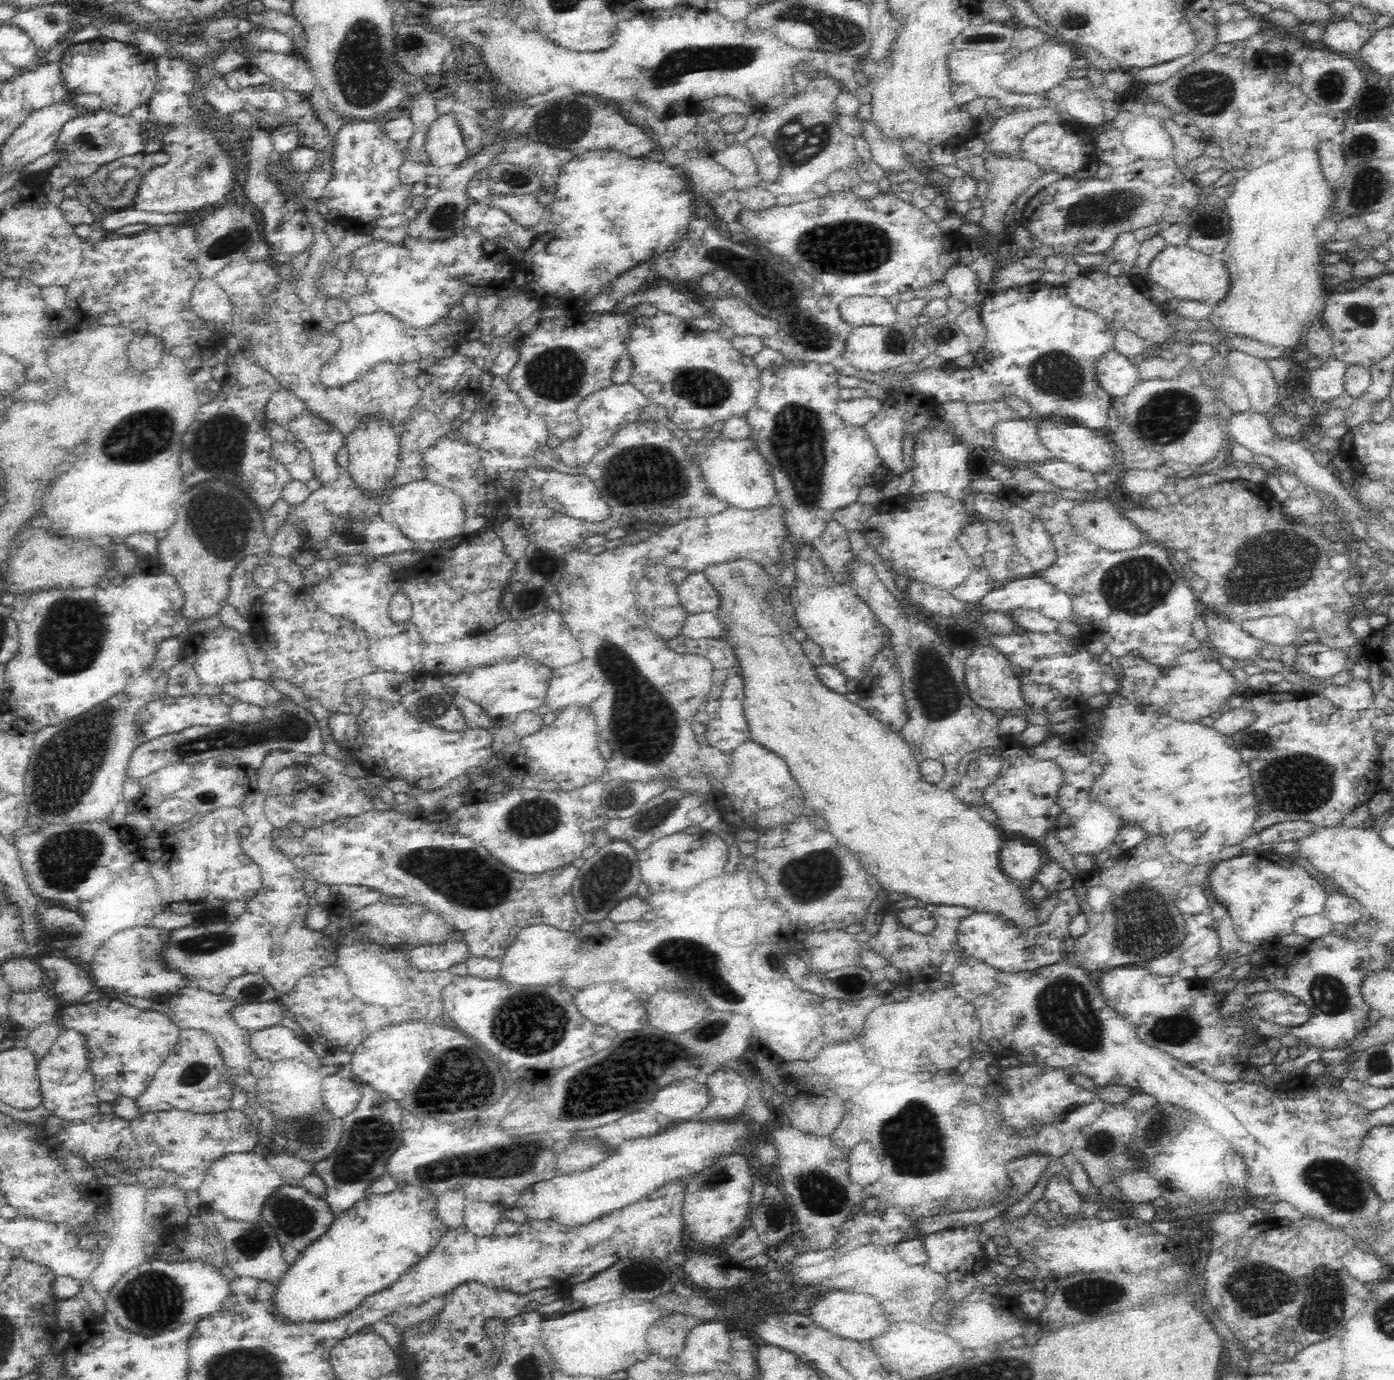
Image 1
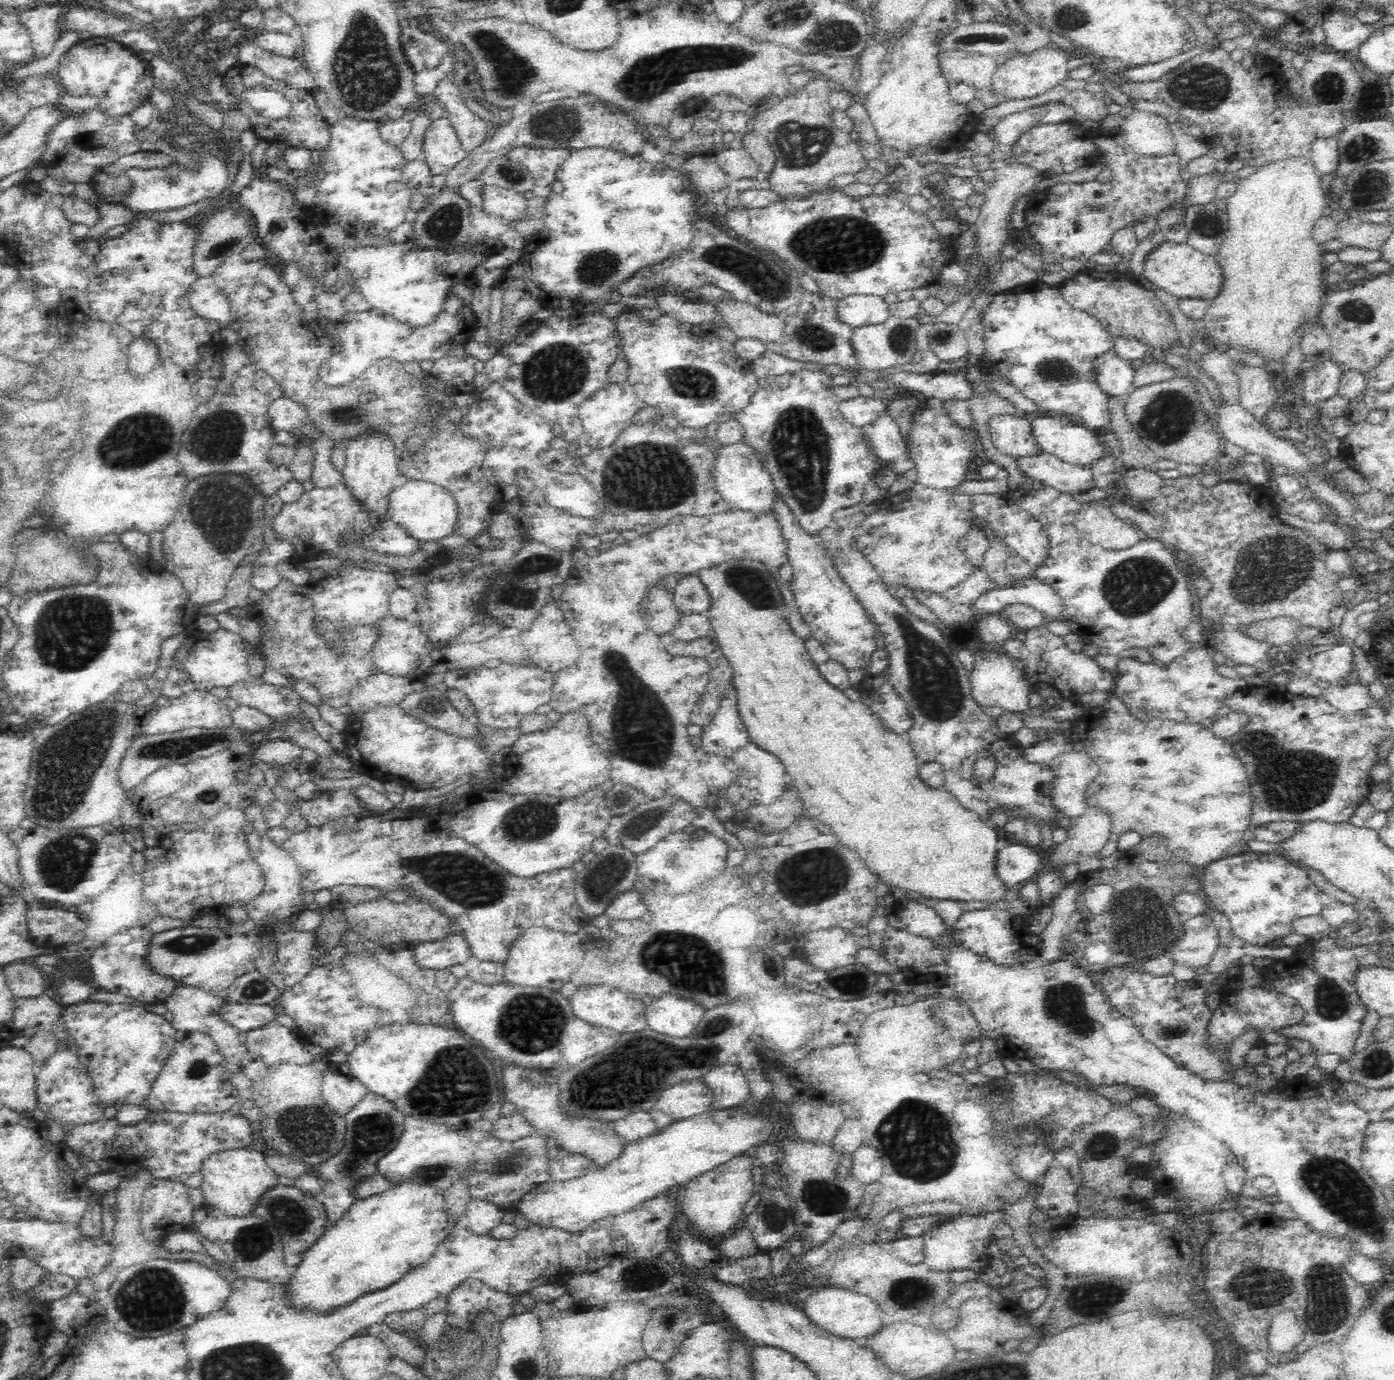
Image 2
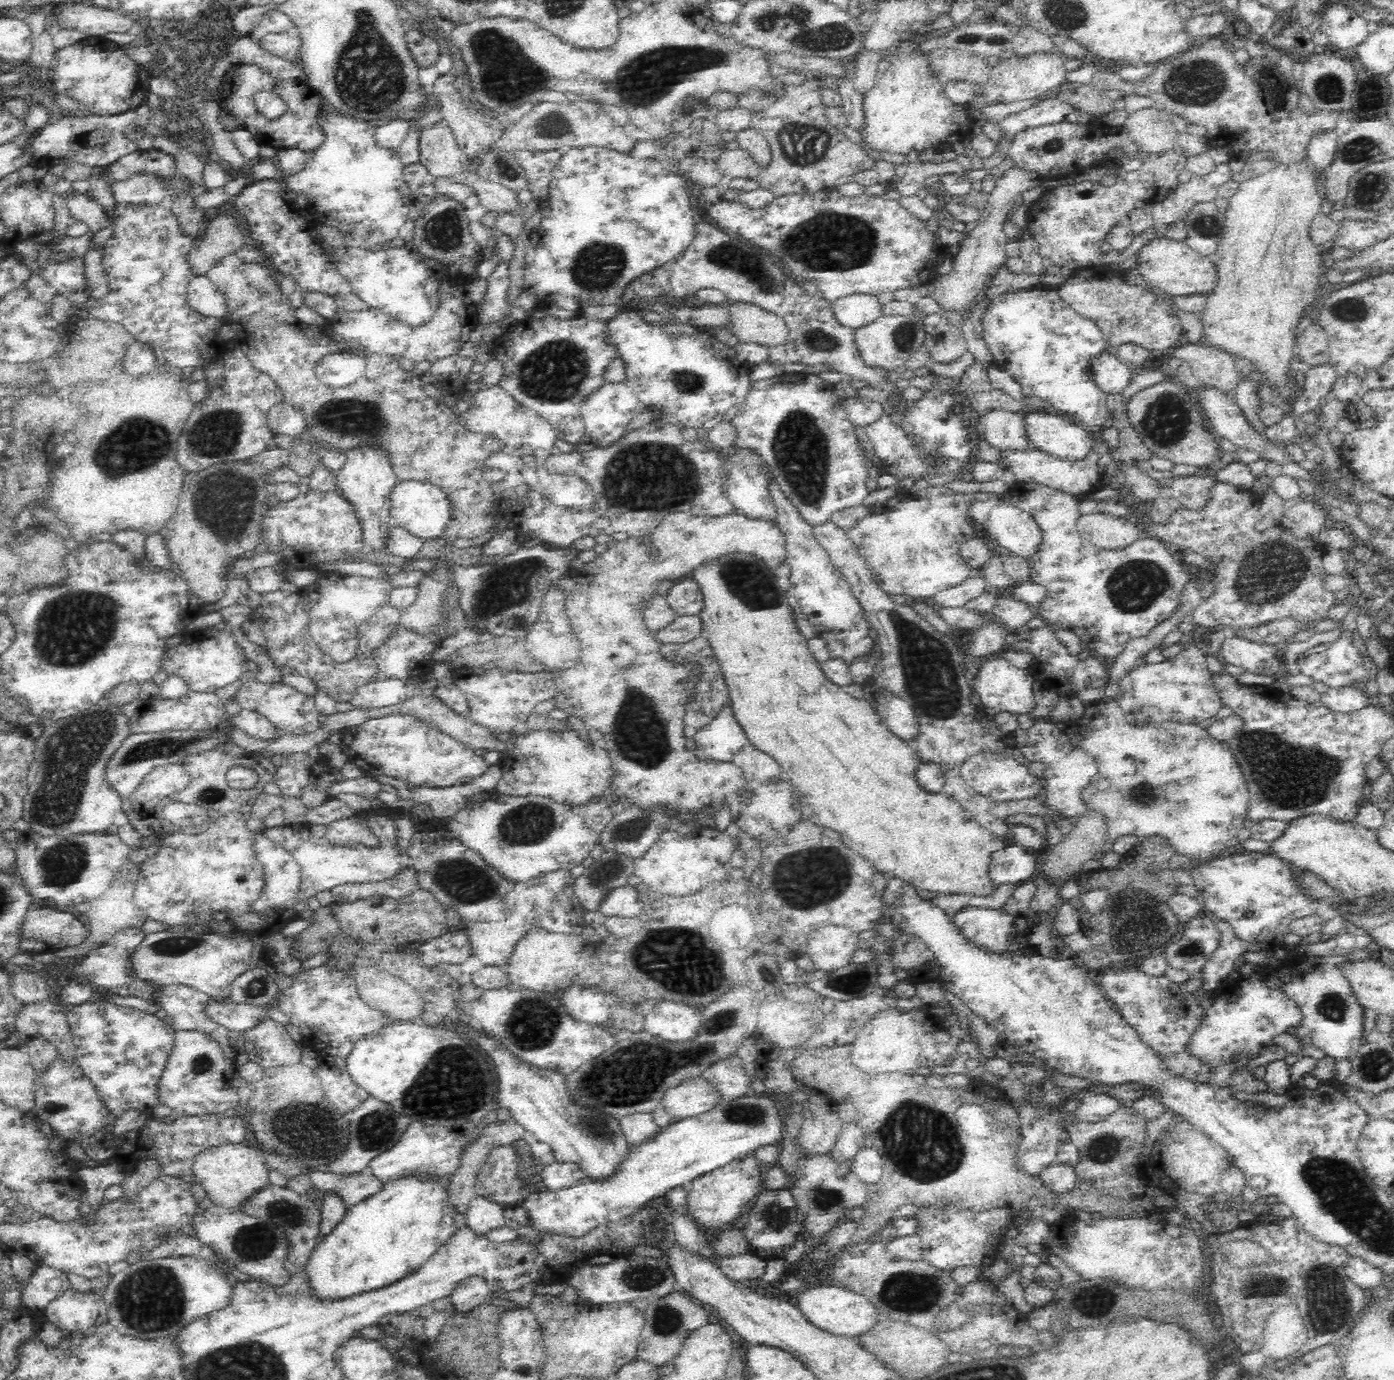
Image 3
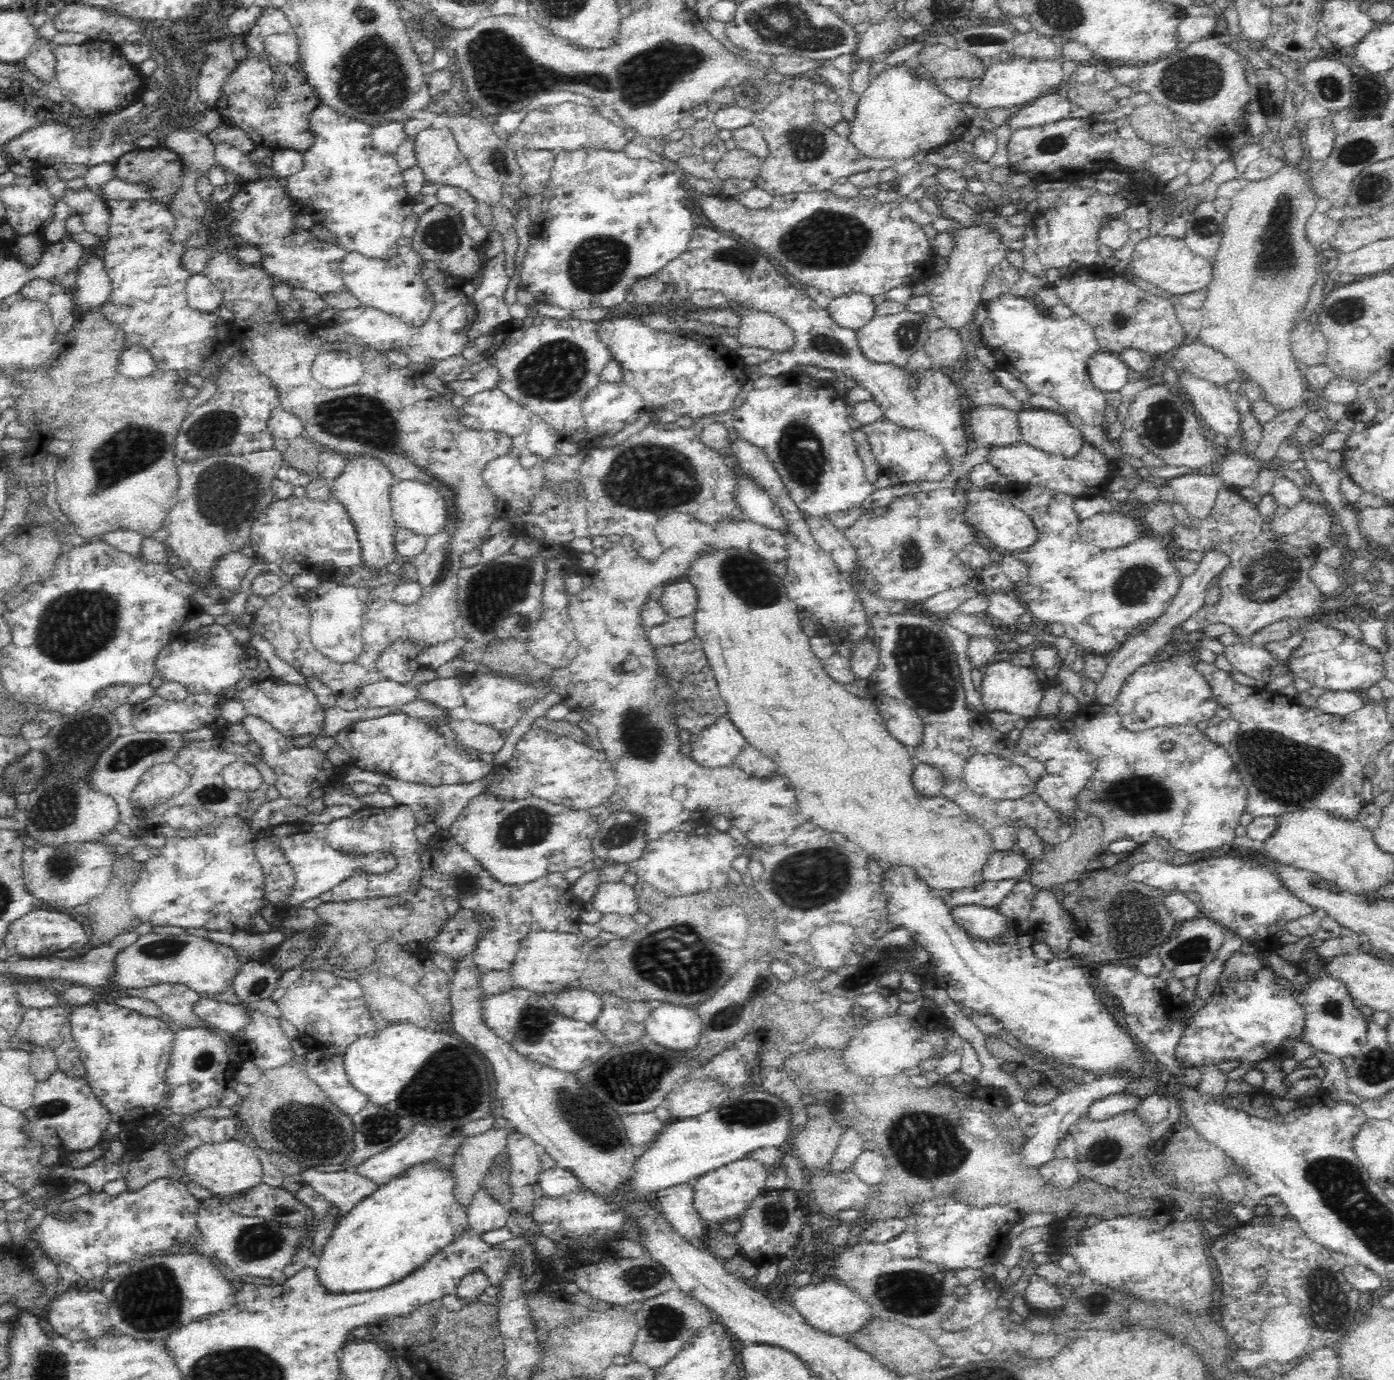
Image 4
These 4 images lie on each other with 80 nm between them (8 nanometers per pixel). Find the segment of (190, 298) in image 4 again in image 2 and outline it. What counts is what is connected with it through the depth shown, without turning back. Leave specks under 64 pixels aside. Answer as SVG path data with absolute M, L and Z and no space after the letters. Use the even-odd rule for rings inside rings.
M214 276L198 277L194 286L190 286L189 303L191 309L202 318L219 323L224 328L224 340L227 340L227 327L231 320L231 303L223 290L218 288Z

